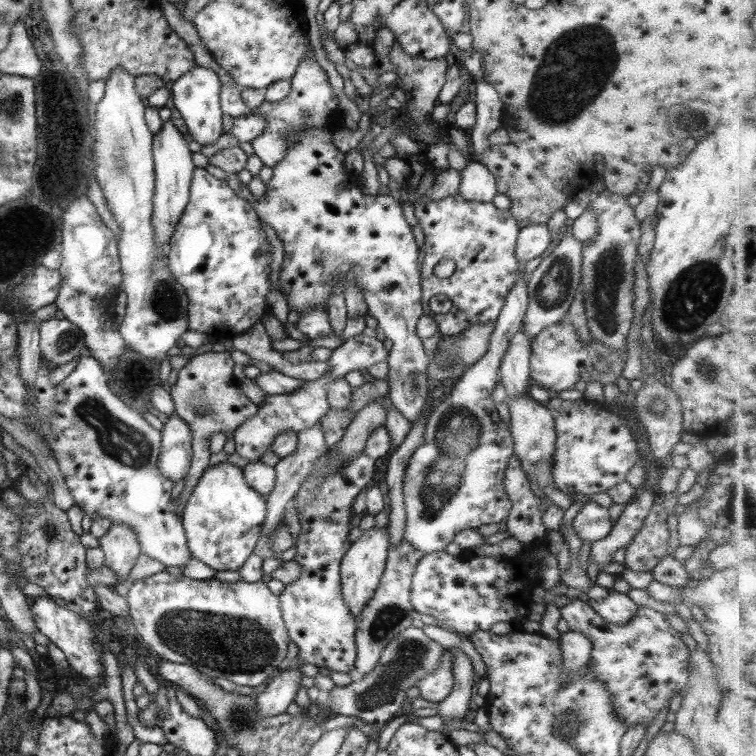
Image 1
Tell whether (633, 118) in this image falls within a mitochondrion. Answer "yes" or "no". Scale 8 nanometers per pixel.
no

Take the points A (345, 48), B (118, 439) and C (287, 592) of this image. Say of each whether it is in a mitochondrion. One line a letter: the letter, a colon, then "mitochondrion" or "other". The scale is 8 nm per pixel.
A: other
B: mitochondrion
C: other

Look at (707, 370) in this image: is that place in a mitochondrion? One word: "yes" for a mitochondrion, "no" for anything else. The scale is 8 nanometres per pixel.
yes

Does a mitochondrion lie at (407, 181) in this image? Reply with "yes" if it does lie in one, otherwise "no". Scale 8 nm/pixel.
no

